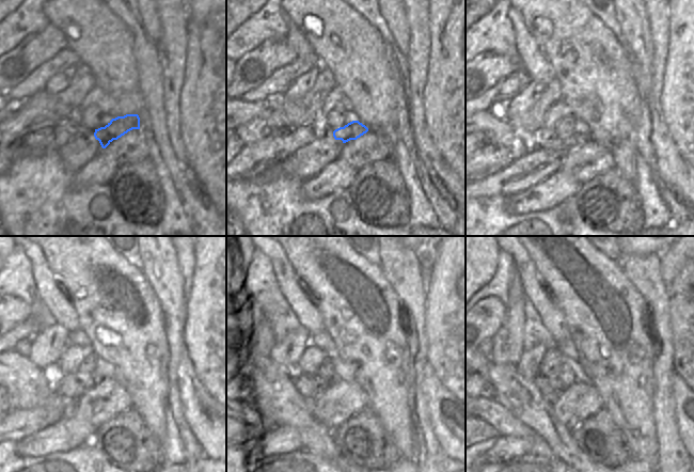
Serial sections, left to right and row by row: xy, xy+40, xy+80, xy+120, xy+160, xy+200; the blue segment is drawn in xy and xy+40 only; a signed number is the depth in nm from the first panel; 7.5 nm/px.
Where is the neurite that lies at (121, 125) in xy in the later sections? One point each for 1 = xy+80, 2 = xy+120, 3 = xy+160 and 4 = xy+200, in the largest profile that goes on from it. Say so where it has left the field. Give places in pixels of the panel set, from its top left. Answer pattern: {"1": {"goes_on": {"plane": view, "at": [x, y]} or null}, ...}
{"1": {"goes_on": {"plane": "xy+80", "at": [556, 144]}}, "2": {"goes_on": {"plane": "xy+120", "at": [73, 386]}}, "3": {"goes_on": {"plane": "xy+160", "at": [311, 387]}}, "4": {"goes_on": {"plane": "xy+200", "at": [550, 388]}}}

